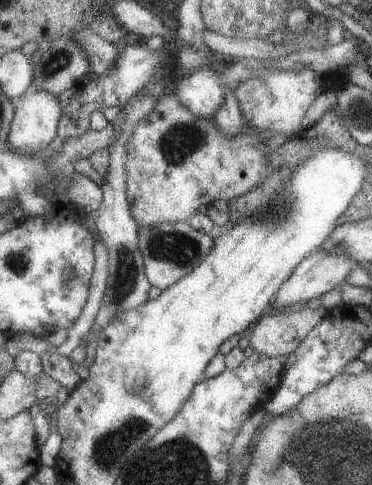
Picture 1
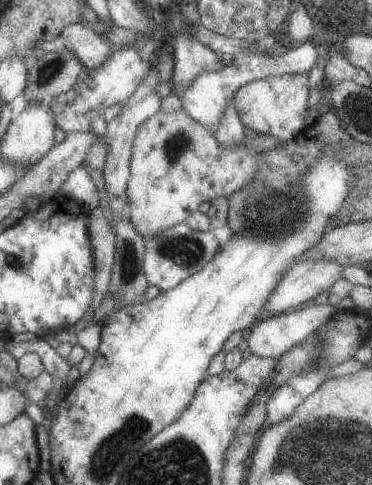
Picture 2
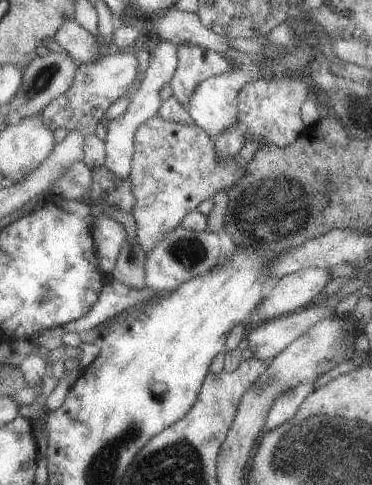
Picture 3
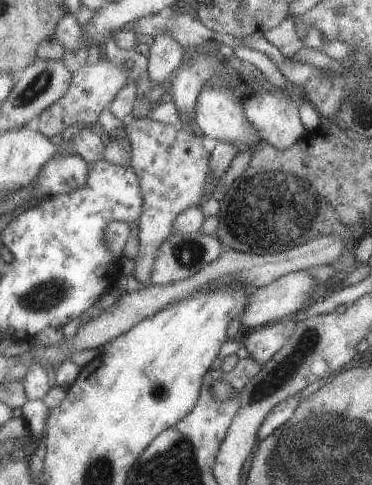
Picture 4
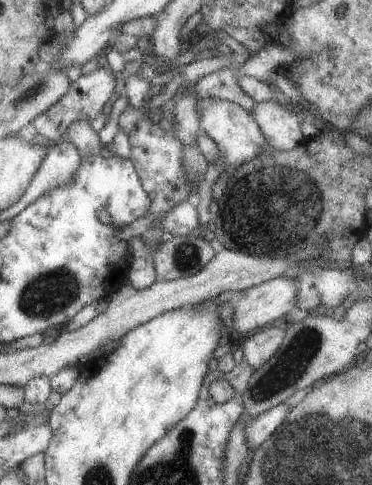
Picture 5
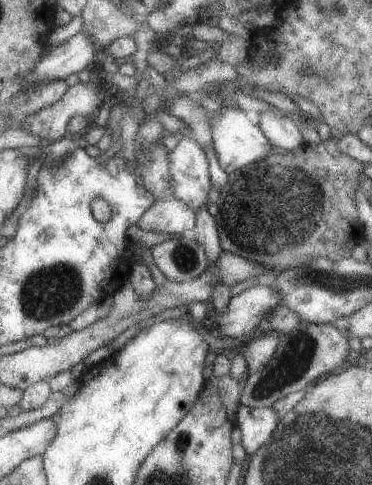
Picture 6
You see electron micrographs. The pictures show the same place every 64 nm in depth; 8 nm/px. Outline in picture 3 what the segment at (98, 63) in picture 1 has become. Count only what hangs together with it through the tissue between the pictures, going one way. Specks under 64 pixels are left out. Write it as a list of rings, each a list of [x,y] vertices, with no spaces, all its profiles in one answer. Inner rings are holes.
[[[75,20],[63,22],[63,26],[53,34],[49,42],[57,42],[63,48],[63,52],[71,56],[75,66],[93,64],[107,52],[107,46],[103,44],[101,36],[89,34]]]

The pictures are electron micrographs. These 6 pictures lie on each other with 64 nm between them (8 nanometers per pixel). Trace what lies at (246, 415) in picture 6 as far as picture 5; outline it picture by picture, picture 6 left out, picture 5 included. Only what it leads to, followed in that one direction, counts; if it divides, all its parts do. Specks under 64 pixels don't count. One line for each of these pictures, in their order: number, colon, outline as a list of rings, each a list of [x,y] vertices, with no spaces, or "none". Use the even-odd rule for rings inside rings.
5: [[[283,402],[283,404],[279,404],[279,406],[269,408],[265,414],[257,416],[257,418],[247,426],[247,432],[245,432],[245,434],[247,434],[247,442],[249,442],[251,450],[257,448],[259,444],[263,444],[263,442],[283,424],[283,420],[287,418],[289,410],[291,410],[291,408]]]

